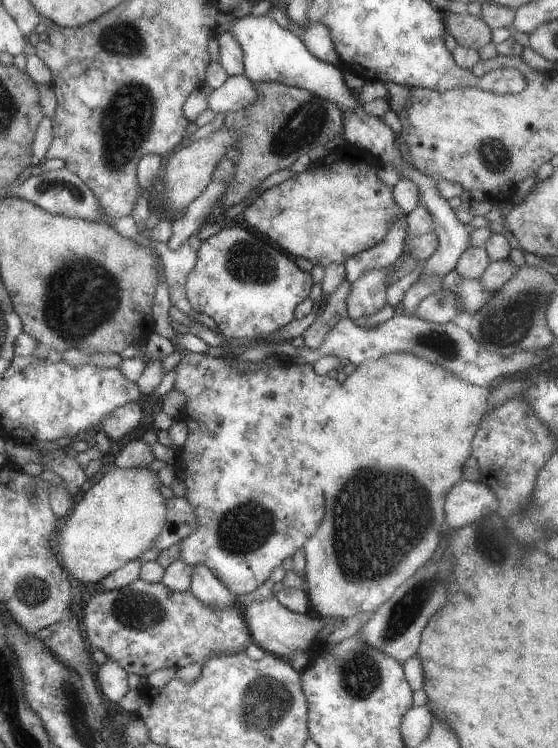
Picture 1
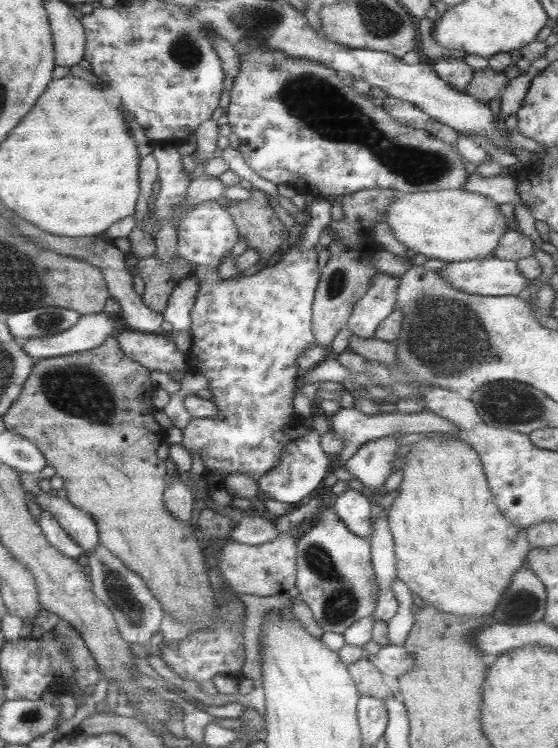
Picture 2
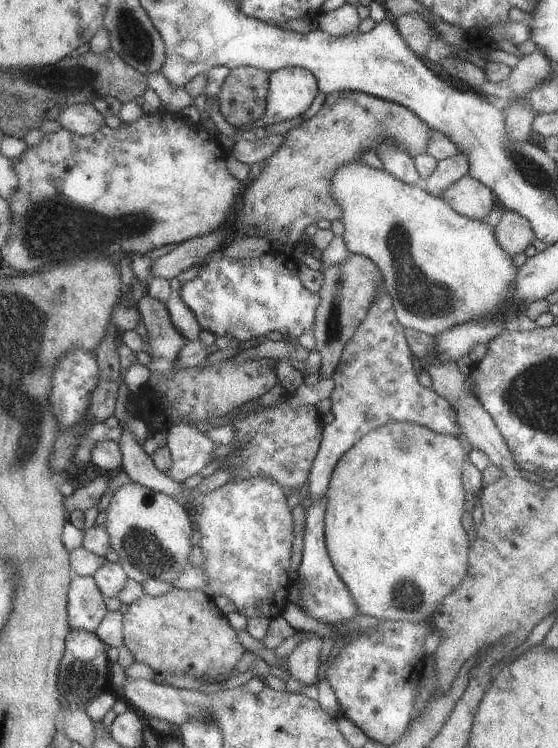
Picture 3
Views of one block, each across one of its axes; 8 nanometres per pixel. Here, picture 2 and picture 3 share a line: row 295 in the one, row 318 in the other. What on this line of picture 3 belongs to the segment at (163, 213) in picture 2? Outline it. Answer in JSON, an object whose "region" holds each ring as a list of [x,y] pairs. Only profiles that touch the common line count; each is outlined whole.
{"region":[[[272,248],[262,256],[234,260],[218,254],[208,257],[198,265],[199,272],[193,280],[183,282],[178,296],[183,305],[195,316],[202,331],[209,331],[217,337],[226,336],[233,343],[246,340],[261,340],[269,332],[279,332],[286,340],[297,339],[313,325],[318,306],[318,295],[303,287],[294,274],[293,261],[285,253]]]}

